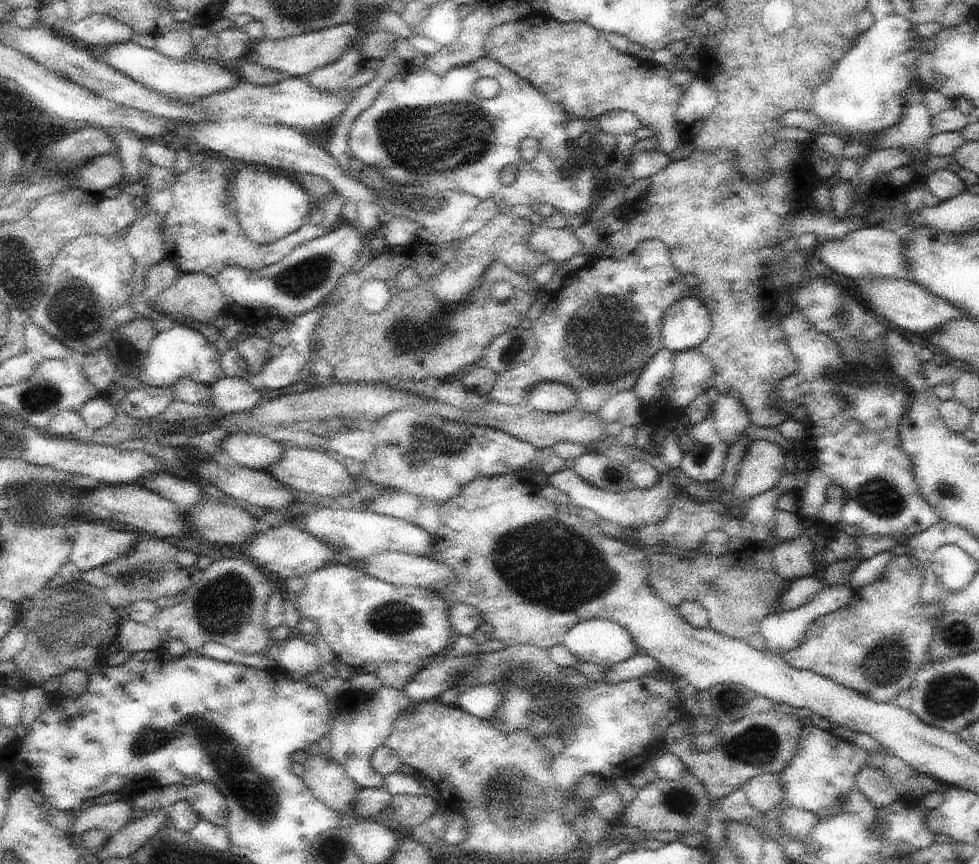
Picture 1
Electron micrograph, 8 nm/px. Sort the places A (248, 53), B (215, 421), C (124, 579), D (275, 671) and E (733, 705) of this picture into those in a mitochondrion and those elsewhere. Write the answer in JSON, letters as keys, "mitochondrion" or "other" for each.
{"A":"other","B":"other","C":"mitochondrion","D":"other","E":"mitochondrion"}

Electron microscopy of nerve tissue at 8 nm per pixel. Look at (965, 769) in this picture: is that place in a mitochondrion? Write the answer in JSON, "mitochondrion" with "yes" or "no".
{"mitochondrion":"no"}

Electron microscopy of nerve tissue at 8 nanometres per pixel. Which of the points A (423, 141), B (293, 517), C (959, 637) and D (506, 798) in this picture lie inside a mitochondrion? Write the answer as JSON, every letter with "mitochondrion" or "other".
{"A":"mitochondrion","B":"other","C":"mitochondrion","D":"mitochondrion"}

